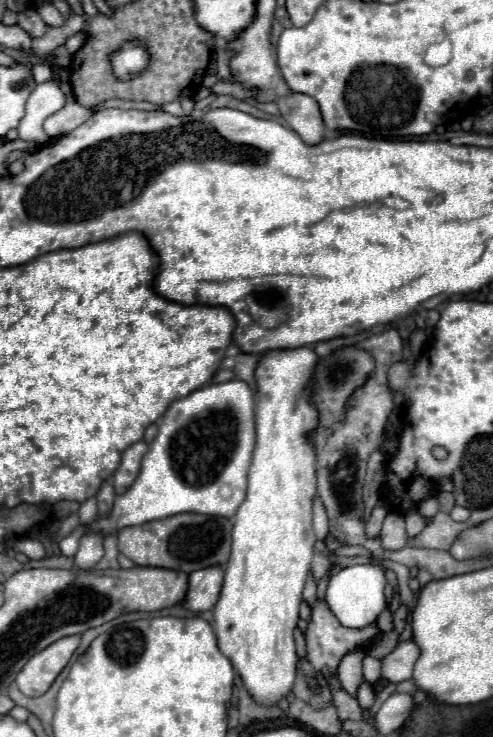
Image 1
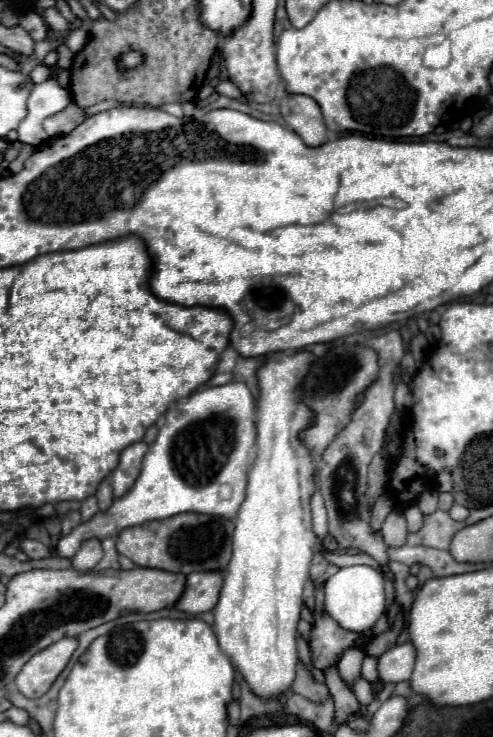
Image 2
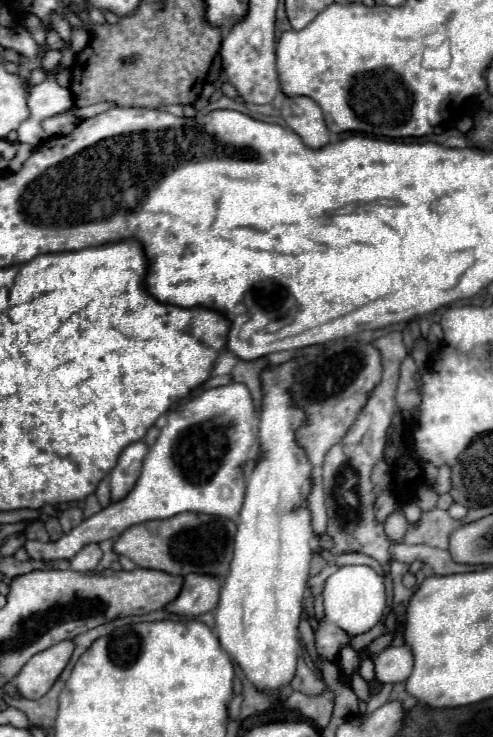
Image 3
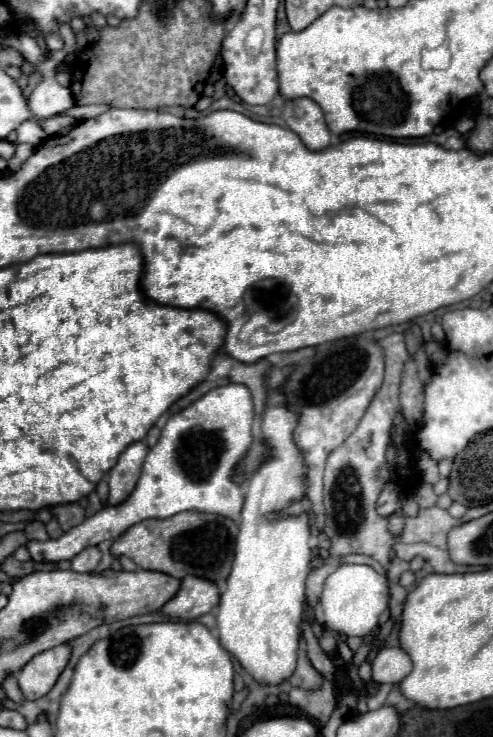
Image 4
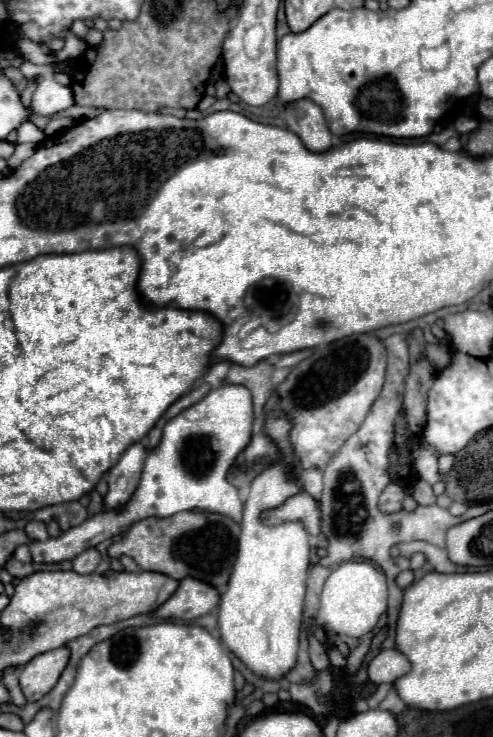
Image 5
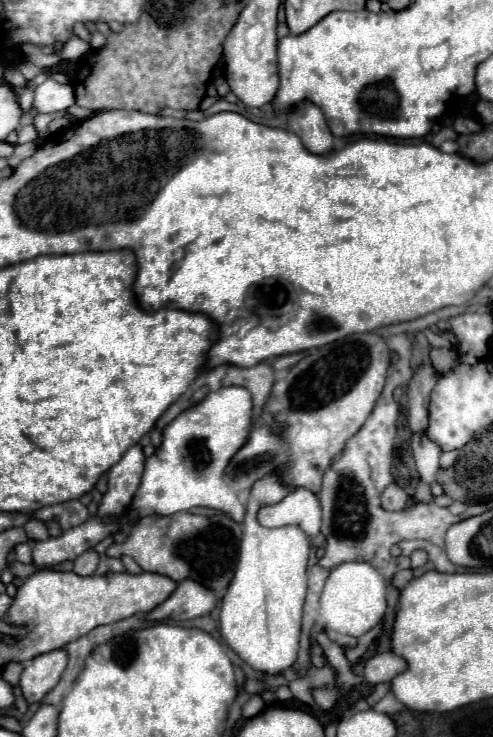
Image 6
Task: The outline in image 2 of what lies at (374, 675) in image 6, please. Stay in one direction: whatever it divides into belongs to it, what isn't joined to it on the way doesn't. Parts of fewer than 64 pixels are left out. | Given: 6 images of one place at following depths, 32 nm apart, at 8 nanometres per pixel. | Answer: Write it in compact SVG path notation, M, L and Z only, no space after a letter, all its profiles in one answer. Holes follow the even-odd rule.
M410 642L398 644L386 654L378 658L378 672L380 680L384 682L404 682L410 680L410 654L412 654L412 664L416 660L416 648Z

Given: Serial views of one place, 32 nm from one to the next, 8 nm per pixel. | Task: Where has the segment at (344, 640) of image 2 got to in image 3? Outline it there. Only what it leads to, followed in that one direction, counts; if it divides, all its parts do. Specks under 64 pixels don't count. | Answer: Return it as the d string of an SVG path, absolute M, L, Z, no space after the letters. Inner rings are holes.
M320 620L318 630L314 632L316 652L318 652L320 660L326 660L326 662L336 662L340 650L344 646L348 646L350 640L352 640L350 634L346 634L344 630L340 630L338 626L334 626L328 620Z

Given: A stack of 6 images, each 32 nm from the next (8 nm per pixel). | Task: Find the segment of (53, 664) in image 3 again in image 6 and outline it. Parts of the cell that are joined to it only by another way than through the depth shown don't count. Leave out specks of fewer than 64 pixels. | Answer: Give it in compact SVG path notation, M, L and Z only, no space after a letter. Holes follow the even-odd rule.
M64 648L36 656L20 674L20 688L24 698L34 704L40 702L60 680L68 662Z

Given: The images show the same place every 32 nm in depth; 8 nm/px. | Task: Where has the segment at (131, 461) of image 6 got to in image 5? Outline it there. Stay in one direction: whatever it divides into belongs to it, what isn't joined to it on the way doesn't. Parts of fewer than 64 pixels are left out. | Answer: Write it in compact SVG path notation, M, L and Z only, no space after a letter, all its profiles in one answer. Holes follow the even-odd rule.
M140 442L132 444L118 464L108 472L108 494L104 498L104 508L120 508L120 504L128 502L128 496L136 490L140 482L140 472L144 466L144 456L148 448Z

